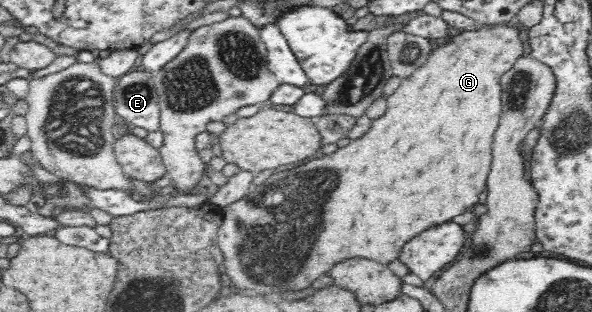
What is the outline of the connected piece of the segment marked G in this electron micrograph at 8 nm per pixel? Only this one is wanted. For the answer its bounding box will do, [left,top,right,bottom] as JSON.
[217,25,524,295]

